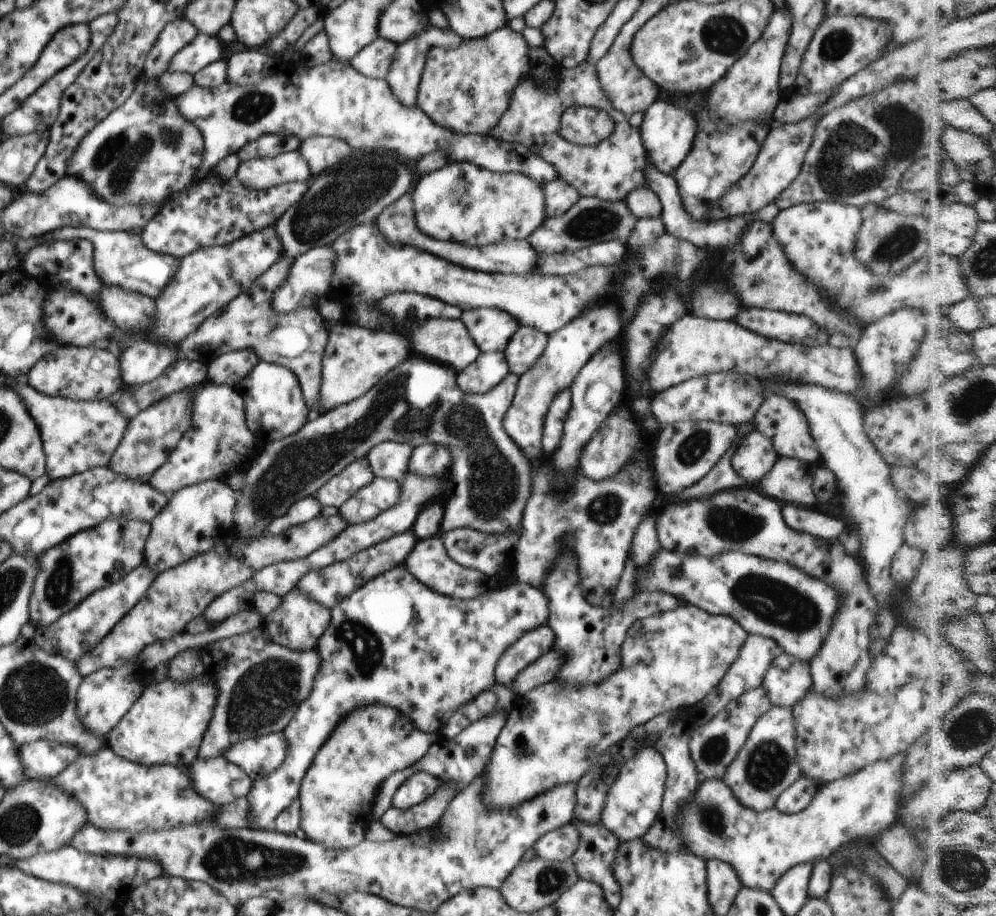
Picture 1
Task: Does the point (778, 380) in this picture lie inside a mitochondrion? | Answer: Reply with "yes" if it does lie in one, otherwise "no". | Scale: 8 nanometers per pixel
no

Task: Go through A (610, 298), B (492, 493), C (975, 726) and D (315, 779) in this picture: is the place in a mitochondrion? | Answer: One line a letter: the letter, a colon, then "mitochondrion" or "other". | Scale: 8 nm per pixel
A: other
B: mitochondrion
C: mitochondrion
D: other

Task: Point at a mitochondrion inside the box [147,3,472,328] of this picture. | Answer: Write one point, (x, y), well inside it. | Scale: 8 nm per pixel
(345, 195)

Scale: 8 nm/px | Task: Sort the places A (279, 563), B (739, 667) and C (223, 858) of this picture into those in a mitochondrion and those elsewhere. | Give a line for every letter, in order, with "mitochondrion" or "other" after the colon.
A: other
B: other
C: mitochondrion

